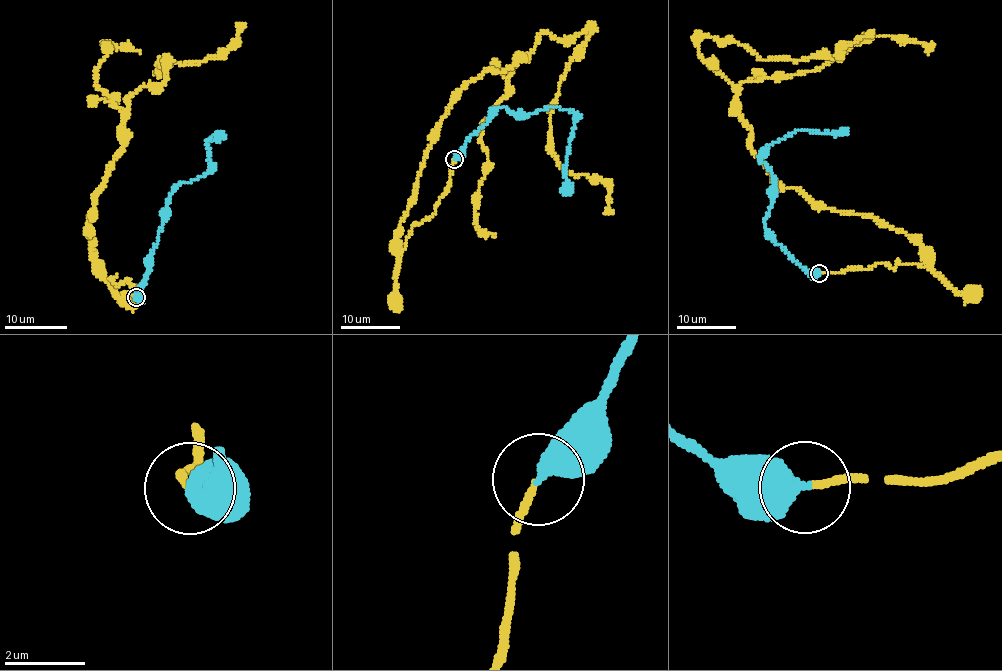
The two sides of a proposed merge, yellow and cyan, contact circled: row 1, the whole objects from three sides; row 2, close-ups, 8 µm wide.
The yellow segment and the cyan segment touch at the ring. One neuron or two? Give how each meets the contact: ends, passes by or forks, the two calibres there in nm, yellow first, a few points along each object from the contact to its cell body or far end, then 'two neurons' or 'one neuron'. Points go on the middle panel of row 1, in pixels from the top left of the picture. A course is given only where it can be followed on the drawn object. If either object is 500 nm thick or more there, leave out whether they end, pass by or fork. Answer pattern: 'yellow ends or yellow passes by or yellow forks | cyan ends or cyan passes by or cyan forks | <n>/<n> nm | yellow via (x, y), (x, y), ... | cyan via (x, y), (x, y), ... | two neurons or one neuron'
160/550 nm | yellow via (454, 159), (398, 252), (454, 96), (546, 32), (589, 27), (550, 113), (551, 153), (609, 187), (605, 213) | cyan via (454, 159), (499, 108), (524, 115), (557, 106), (569, 110), (575, 119), (565, 179), (568, 195) | one neuron

